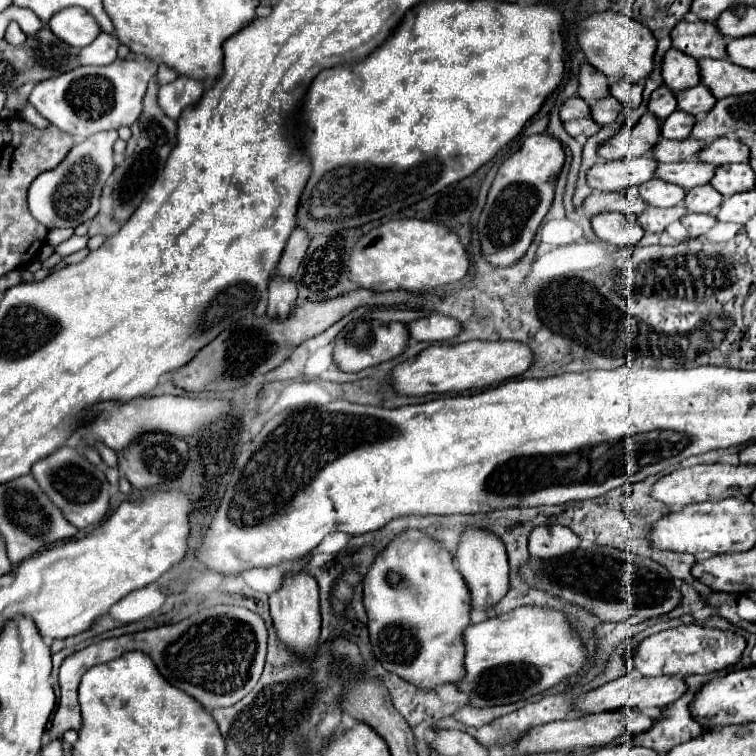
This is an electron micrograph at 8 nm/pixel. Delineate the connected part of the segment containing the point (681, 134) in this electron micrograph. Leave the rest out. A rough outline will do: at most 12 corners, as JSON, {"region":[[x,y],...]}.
{"region":[[676,110],[662,122],[662,138],[684,140],[696,116]]}

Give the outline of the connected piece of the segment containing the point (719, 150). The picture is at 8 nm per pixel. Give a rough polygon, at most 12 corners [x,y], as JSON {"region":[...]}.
{"region":[[722,136],[700,160],[722,166],[750,162],[750,150],[738,138]]}

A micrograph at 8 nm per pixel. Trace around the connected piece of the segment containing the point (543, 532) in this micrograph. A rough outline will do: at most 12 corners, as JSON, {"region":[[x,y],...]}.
{"region":[[538,526],[530,556],[548,560],[570,554],[580,538],[564,526]]}

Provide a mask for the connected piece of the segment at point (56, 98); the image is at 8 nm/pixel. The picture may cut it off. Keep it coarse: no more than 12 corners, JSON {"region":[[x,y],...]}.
{"region":[[148,58],[78,66],[30,104],[74,138],[132,126]]}

